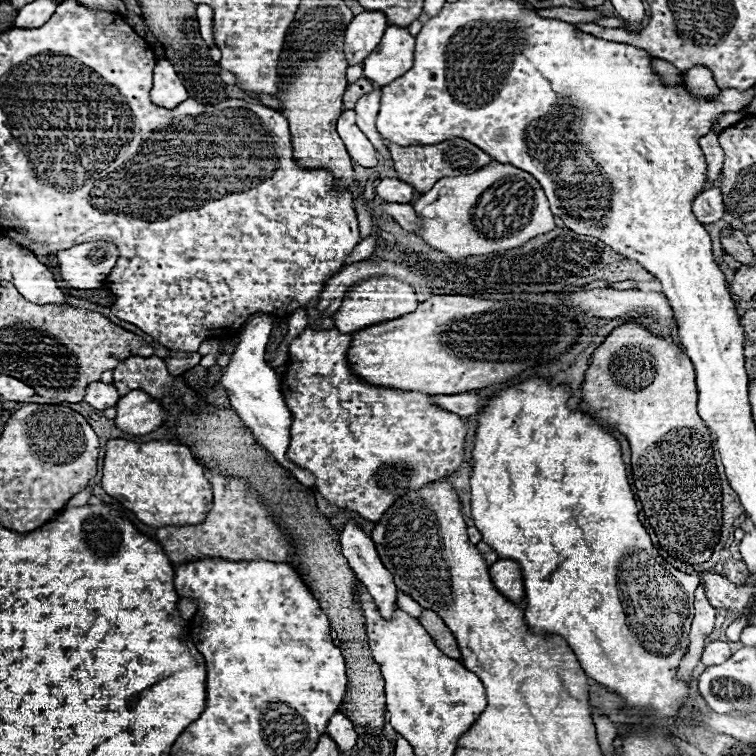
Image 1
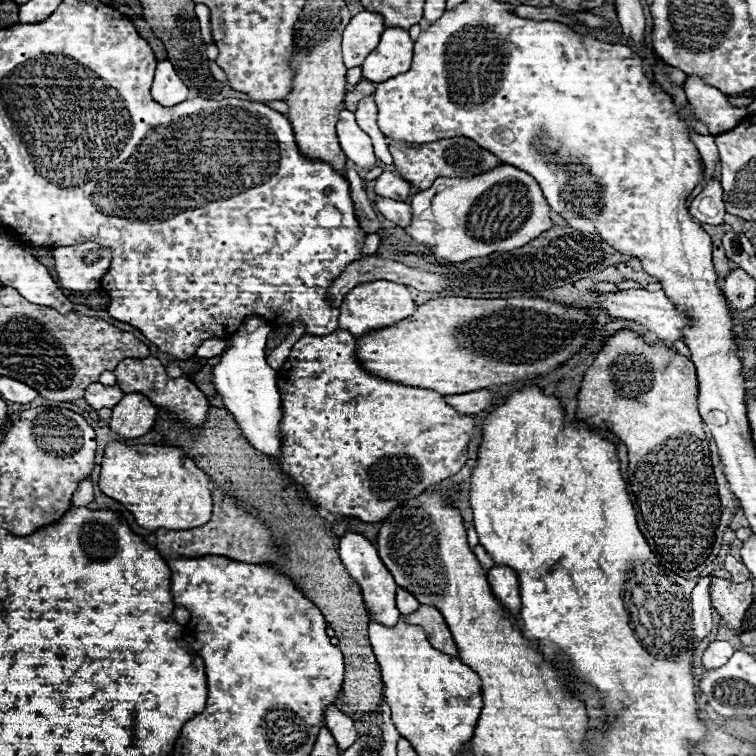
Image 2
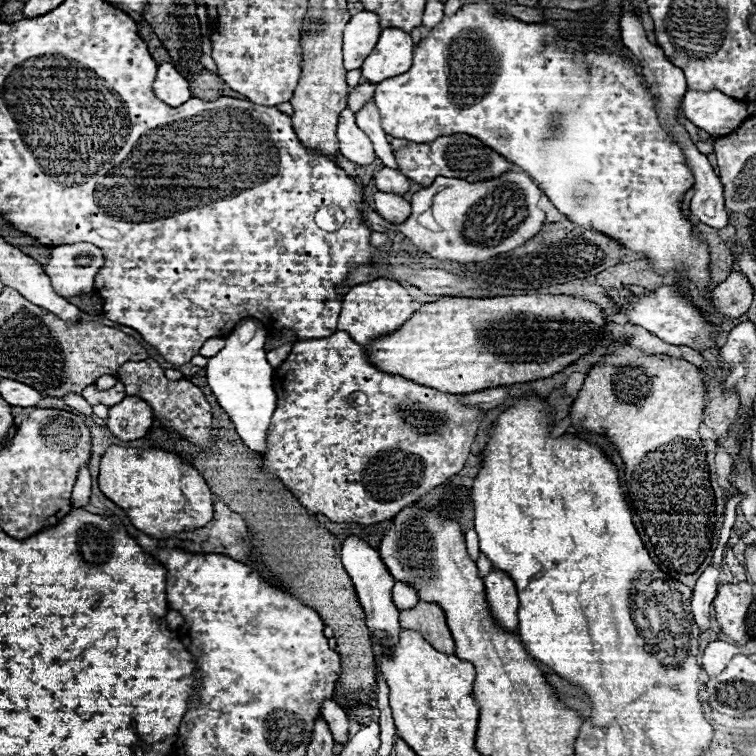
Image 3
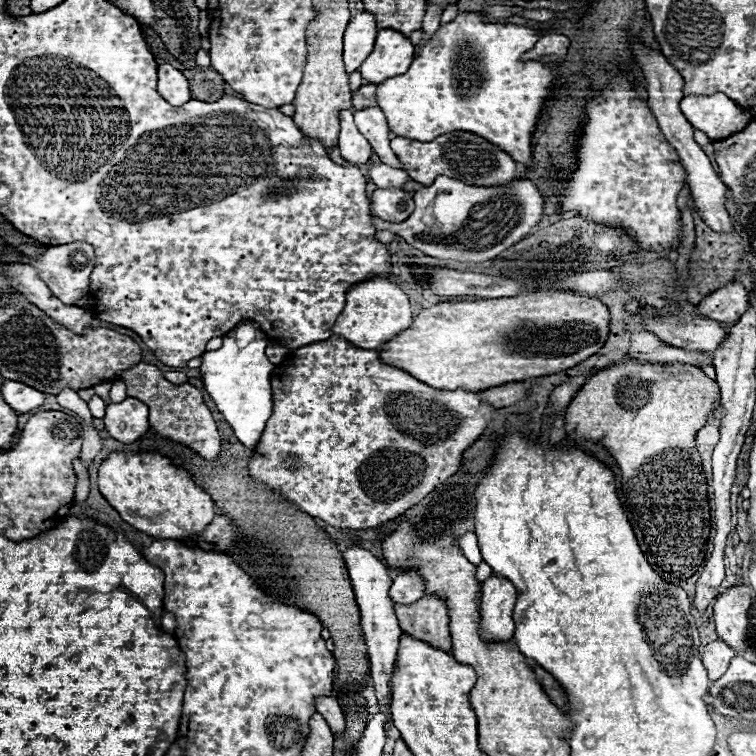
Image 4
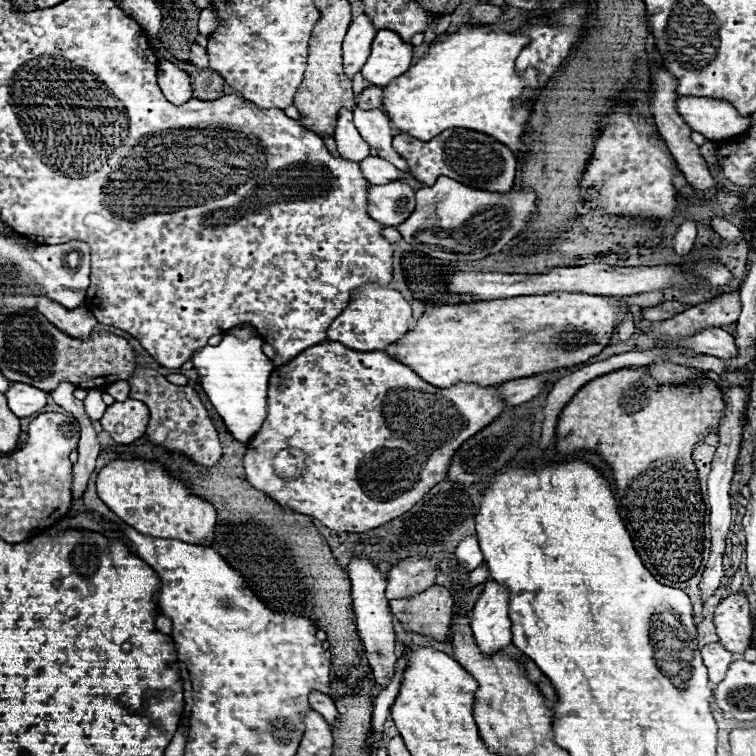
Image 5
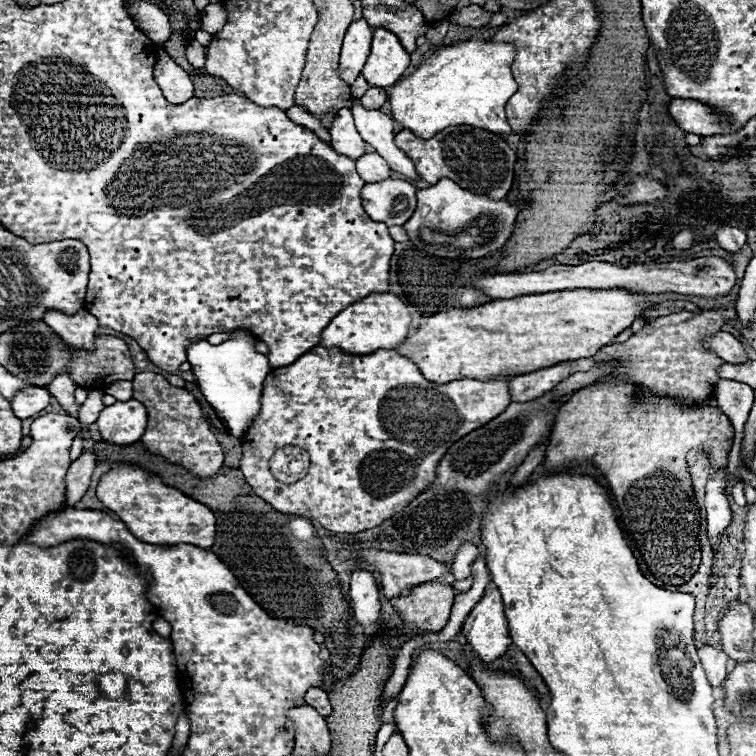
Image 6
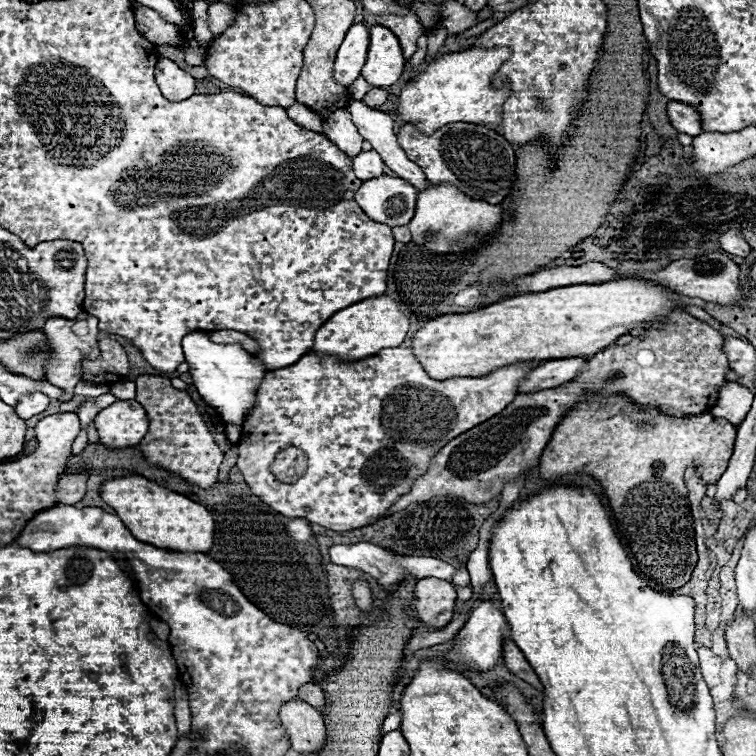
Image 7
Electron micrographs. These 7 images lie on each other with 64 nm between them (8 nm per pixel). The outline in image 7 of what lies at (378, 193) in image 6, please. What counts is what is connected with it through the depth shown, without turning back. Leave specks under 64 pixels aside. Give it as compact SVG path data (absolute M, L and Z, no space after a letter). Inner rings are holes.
M382 174L378 178L364 180L354 192L354 200L370 220L396 228L406 226L412 220L416 194L416 188L406 180Z

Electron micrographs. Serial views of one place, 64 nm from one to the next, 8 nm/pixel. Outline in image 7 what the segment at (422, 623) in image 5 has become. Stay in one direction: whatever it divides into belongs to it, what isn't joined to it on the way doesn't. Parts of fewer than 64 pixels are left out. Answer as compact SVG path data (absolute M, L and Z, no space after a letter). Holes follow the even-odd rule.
M422 578L416 584L416 612L420 622L434 628L444 628L454 614L456 588L438 578Z

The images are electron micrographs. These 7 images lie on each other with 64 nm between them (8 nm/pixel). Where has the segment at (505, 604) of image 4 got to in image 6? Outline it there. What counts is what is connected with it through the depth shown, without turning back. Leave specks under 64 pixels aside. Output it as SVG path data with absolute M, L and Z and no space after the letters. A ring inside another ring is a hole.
M488 590L482 596L482 600L468 614L468 618L462 626L462 634L464 634L466 642L470 644L470 648L474 650L474 654L482 660L482 664L492 664L496 658L502 658L506 654L508 644L512 640L508 636L508 622L504 616L504 604L502 604L502 596L498 590Z

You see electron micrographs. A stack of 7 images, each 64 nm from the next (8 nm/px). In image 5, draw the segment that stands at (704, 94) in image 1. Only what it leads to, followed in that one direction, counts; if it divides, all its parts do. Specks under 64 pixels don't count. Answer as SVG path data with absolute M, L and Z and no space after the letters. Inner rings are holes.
M682 96L676 100L676 112L690 126L708 140L726 140L748 130L748 120L736 112L726 100Z

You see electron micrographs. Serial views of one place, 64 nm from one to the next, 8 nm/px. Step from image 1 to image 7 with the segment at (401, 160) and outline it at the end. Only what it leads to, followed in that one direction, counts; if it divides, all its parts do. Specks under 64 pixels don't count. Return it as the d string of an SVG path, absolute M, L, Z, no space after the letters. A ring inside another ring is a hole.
M454 122L438 128L434 134L426 136L416 126L404 124L398 130L398 142L406 150L406 156L414 160L426 174L430 184L448 182L450 186L466 192L466 196L476 200L486 200L490 204L500 204L514 180L516 180L516 154L510 142L498 132L468 122Z

